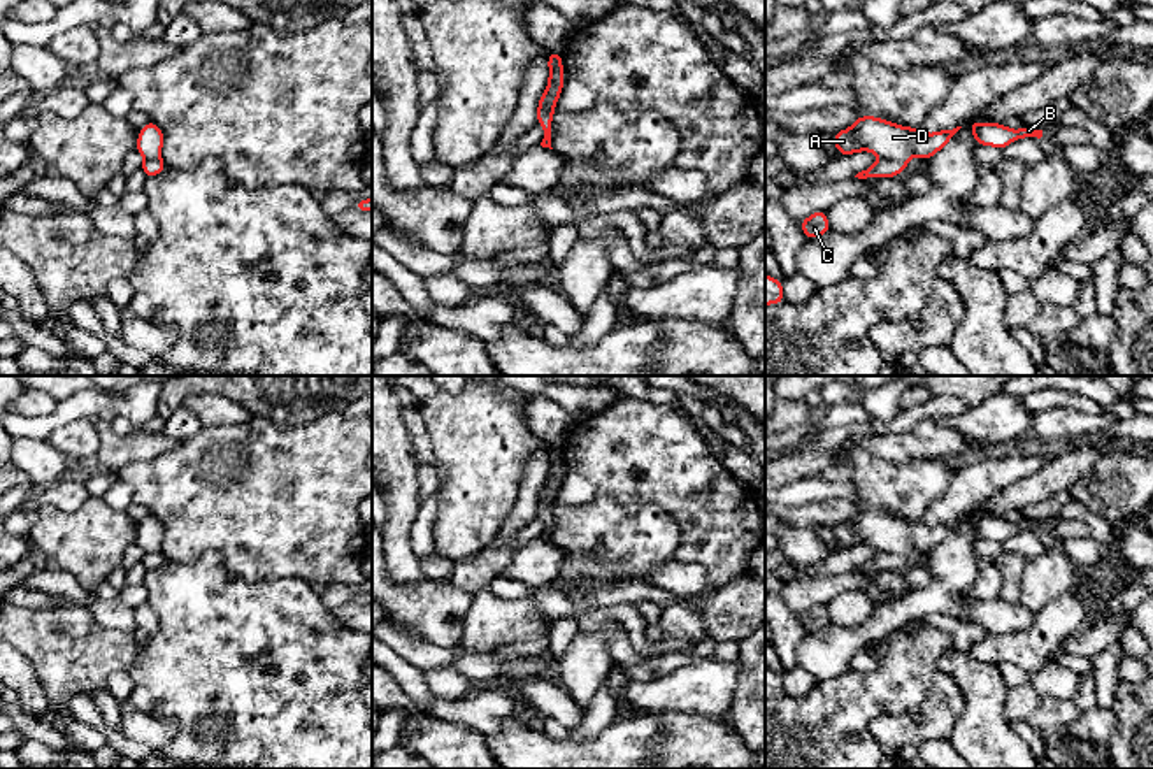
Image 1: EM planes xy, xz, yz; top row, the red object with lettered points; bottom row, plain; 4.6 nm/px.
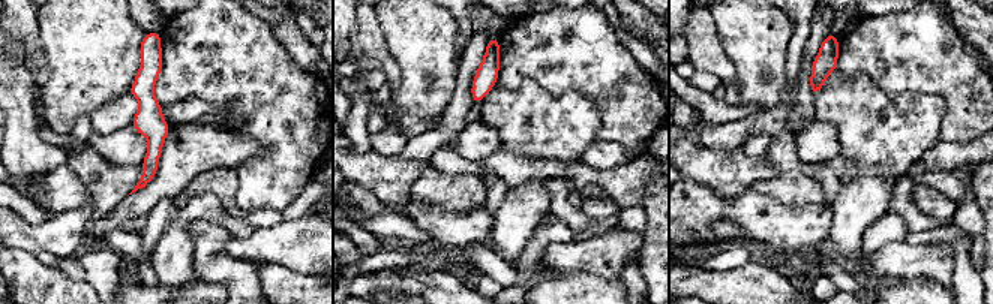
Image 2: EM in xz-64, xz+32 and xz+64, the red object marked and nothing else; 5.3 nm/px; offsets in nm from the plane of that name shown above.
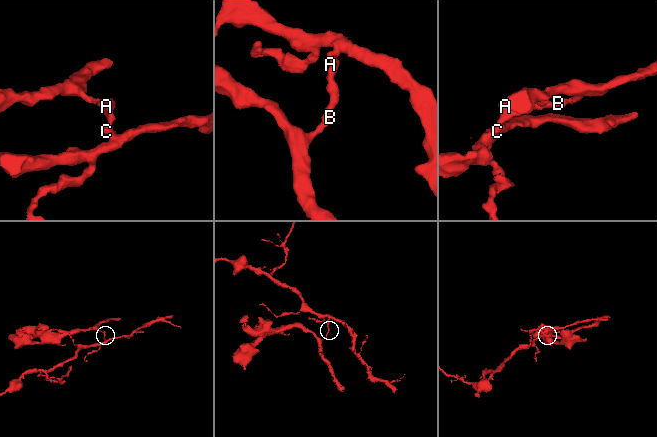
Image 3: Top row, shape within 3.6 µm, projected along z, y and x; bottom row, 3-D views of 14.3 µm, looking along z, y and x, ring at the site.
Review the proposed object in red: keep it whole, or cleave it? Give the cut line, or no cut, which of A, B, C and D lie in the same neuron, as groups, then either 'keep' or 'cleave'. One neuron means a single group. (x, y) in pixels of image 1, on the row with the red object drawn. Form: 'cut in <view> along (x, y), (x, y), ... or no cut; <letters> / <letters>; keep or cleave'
cut in yz along (880, 157), (906, 165); A B D / C; cleave

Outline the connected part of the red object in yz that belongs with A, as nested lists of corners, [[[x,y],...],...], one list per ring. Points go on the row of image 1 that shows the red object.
[[[858,116],[849,128],[835,132],[834,146],[841,156],[869,151],[907,165],[913,156],[928,162],[960,128],[927,133],[877,116]]]

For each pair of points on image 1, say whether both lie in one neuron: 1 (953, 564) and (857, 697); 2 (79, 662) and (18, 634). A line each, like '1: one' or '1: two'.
1: two
2: one

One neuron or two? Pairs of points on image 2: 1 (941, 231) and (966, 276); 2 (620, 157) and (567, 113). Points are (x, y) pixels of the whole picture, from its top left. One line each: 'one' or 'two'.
1: one
2: two

